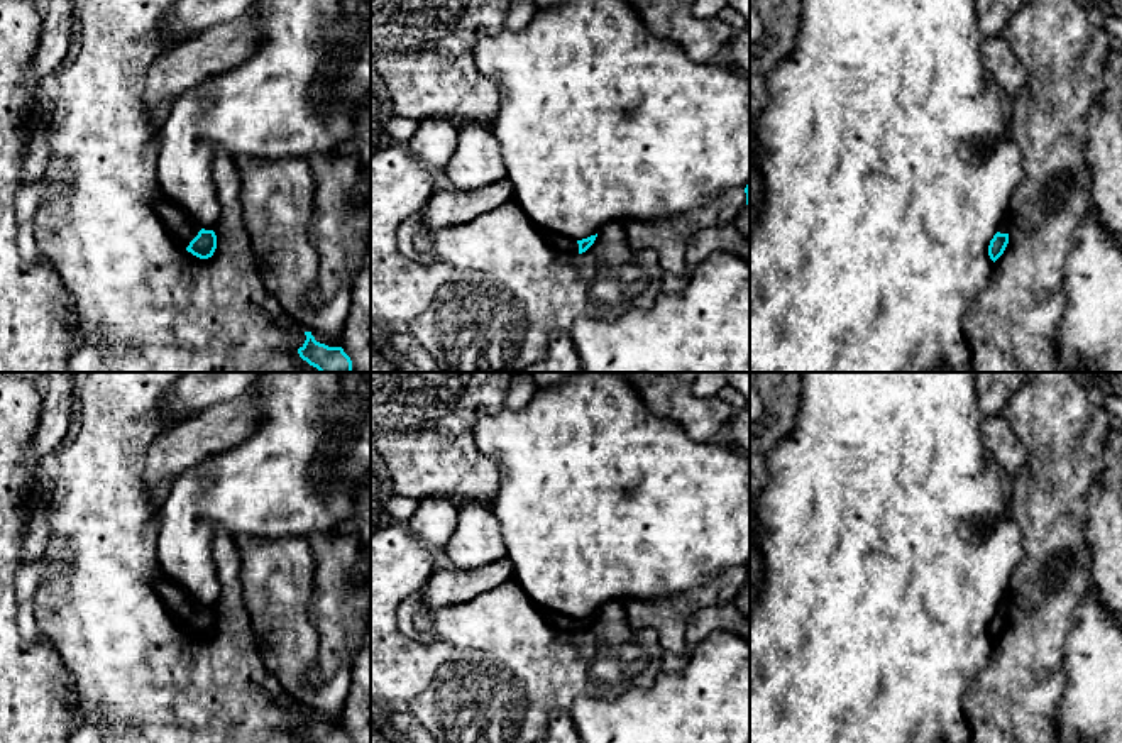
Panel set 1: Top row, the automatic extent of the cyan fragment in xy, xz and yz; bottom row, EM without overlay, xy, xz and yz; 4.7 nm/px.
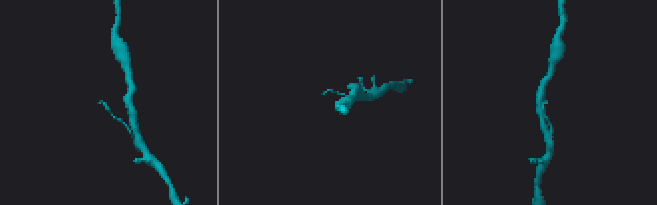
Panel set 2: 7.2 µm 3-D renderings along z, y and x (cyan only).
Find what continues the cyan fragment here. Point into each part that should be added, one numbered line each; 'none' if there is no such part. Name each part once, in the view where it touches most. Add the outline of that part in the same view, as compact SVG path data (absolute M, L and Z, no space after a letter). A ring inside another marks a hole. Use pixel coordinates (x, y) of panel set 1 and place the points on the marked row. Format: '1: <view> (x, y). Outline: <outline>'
none

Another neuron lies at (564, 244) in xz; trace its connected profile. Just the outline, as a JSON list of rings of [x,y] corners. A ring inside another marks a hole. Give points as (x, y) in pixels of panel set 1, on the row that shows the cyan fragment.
[[[545,232],[545,240],[552,249],[564,254],[579,254],[579,244],[575,239],[565,237],[562,234]]]

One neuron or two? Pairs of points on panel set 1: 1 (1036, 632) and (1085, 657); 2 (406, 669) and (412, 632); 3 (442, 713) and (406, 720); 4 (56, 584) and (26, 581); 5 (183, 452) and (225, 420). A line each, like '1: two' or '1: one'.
1: two
2: two
3: two
4: two
5: one

